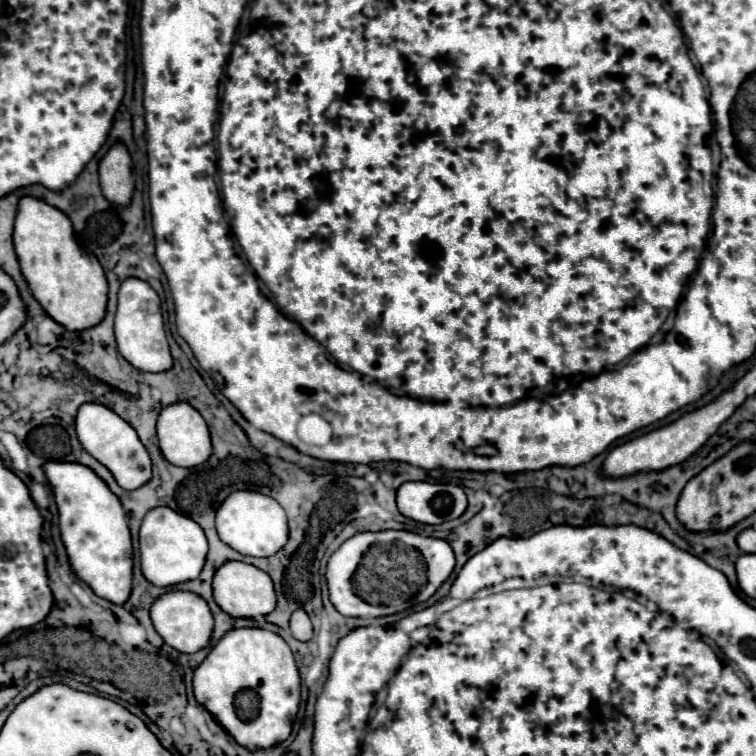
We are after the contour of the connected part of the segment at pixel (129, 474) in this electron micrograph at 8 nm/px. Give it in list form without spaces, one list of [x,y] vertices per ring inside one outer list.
[[[85,403],[77,413],[75,425],[77,425],[77,437],[83,449],[91,453],[99,463],[103,463],[123,489],[127,491],[139,489],[143,487],[143,483],[147,483],[147,479],[151,479],[153,465],[147,449],[139,441],[137,431],[127,421],[123,421],[117,413],[97,403]]]

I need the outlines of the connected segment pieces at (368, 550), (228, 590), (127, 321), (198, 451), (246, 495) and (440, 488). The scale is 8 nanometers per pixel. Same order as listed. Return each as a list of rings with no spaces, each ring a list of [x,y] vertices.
[[[379,531],[379,533],[359,533],[345,541],[329,559],[327,563],[327,585],[329,585],[329,597],[335,609],[341,615],[347,617],[385,617],[399,611],[405,611],[405,607],[425,585],[425,601],[435,595],[435,591],[451,577],[455,569],[455,555],[447,541],[433,539],[433,537],[421,537],[409,531]]]
[[[227,561],[223,567],[217,569],[215,579],[213,579],[213,597],[217,605],[231,617],[249,617],[249,619],[263,617],[275,611],[277,607],[271,577],[265,571],[257,569],[255,565],[247,565],[239,561]]]
[[[129,277],[121,283],[119,305],[115,313],[115,337],[117,337],[119,353],[135,369],[147,373],[159,373],[159,371],[169,371],[173,367],[173,359],[169,353],[169,343],[163,327],[161,301],[149,283],[135,277]]]
[[[173,403],[165,407],[157,419],[159,447],[165,459],[177,467],[197,467],[211,457],[211,435],[205,419],[189,403]]]
[[[235,491],[217,511],[217,533],[235,551],[251,557],[271,557],[287,543],[287,515],[275,499],[257,491]]]
[[[409,481],[397,489],[397,507],[413,521],[439,525],[465,513],[467,495],[459,485]]]

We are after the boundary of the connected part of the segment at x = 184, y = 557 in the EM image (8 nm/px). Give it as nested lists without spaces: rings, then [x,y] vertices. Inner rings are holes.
[[[155,507],[143,519],[139,531],[139,551],[145,579],[155,583],[155,587],[171,587],[199,577],[207,557],[207,537],[187,515],[175,513],[169,507]]]

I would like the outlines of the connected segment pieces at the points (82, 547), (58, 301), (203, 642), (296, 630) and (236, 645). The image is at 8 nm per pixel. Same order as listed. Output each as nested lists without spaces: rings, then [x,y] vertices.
[[[51,461],[45,465],[45,473],[55,493],[61,539],[67,547],[73,571],[95,591],[95,595],[115,605],[123,605],[123,599],[131,595],[133,543],[127,527],[127,515],[117,495],[95,471],[81,463]]]
[[[23,197],[15,217],[15,253],[31,295],[43,311],[67,331],[85,331],[103,321],[107,311],[107,279],[97,257],[81,249],[65,213],[35,197]]]
[[[173,591],[161,595],[151,607],[151,619],[163,641],[181,653],[201,651],[203,647],[209,645],[213,635],[213,613],[207,601],[189,591]]]
[[[295,611],[291,615],[291,633],[299,641],[311,641],[311,637],[313,637],[313,625],[311,625],[311,621],[309,621],[309,617],[307,617],[305,611]]]
[[[231,629],[223,635],[197,667],[193,691],[213,719],[249,751],[269,749],[289,739],[291,721],[297,717],[301,703],[301,679],[291,649],[267,629]]]

